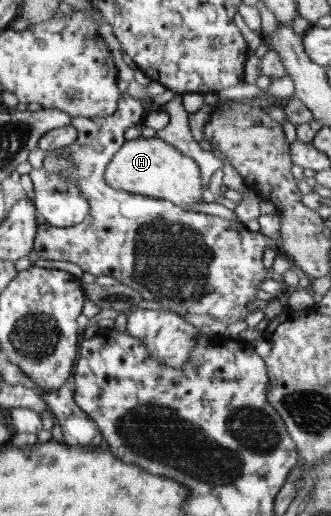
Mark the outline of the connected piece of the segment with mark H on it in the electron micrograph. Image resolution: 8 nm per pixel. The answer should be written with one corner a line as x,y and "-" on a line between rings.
157,136
125,140
107,165
104,178
113,189
172,201
181,207
209,198
201,184
199,165

